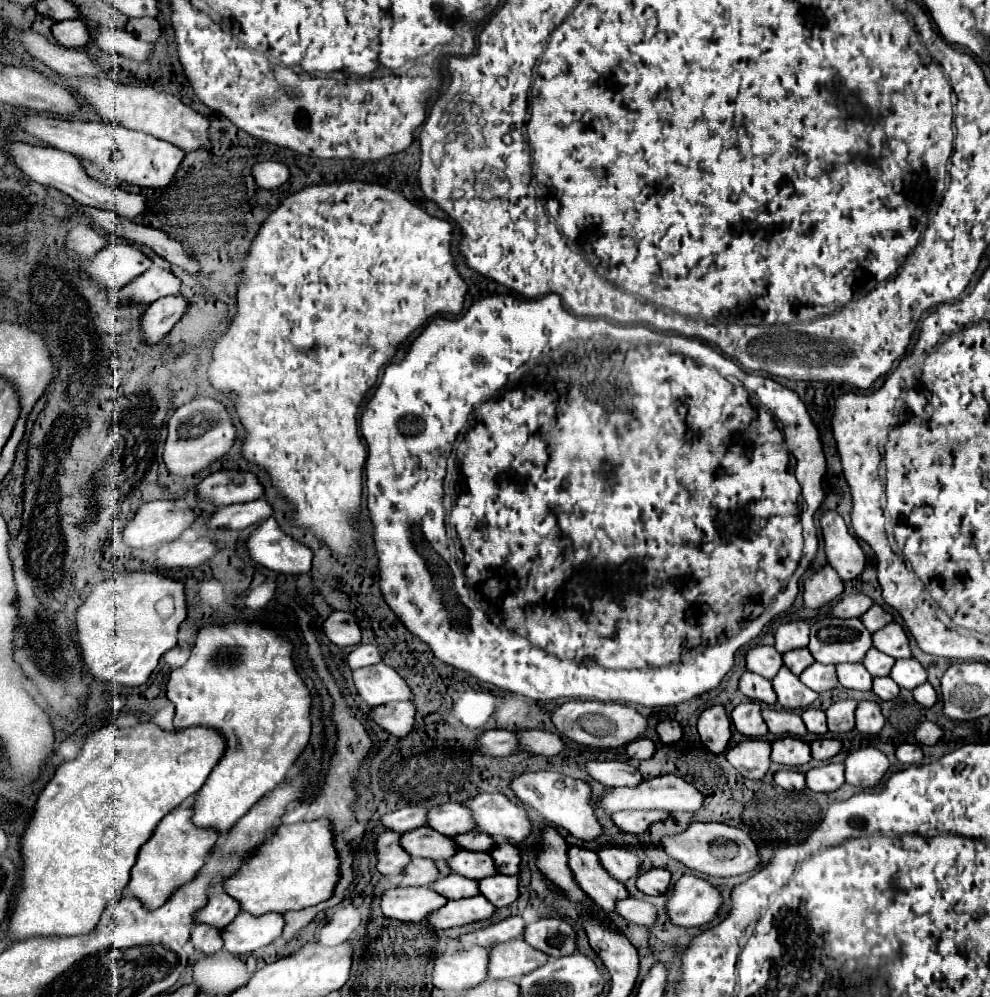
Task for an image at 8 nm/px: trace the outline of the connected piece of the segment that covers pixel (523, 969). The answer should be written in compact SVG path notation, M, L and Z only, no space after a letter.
M512 939L508 943L500 943L488 953L488 979L512 979L516 981L520 975L534 971L544 965L548 955L528 947L524 939Z

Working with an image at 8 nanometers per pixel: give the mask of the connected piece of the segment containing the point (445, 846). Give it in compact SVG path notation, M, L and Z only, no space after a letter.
M416 827L408 833L400 835L400 845L410 857L422 859L450 859L458 847L452 843L450 837L432 831L430 827Z

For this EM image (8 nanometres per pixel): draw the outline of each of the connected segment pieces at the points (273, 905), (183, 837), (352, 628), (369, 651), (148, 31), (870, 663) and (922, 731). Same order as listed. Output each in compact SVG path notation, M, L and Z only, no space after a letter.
M326 819L300 821L294 825L276 827L274 835L254 849L240 869L226 877L220 887L226 895L238 901L240 913L254 917L266 913L300 911L322 903L332 895L332 885L338 879L338 855L334 835Z
M188 805L176 807L158 823L156 831L142 845L138 853L138 861L132 867L128 889L132 897L142 901L146 911L154 911L162 907L178 887L192 881L196 873L202 869L202 865L206 863L206 857L218 839L216 831L200 831L198 827L192 827L190 815L192 809Z
M332 611L322 623L326 637L338 647L354 647L360 643L360 627L350 613Z
M358 645L346 655L346 663L350 669L366 667L366 665L372 665L378 661L380 661L380 653L378 653L376 645Z
M140 17L140 19L128 19L126 31L136 35L140 41L154 43L160 35L160 25L154 17Z
M874 647L864 655L864 661L862 661L862 665L866 667L866 671L872 677L884 677L884 675L888 675L888 671L892 669L892 663L894 663L892 657L884 655L882 651L876 651Z
M922 723L918 725L918 729L914 731L914 739L920 743L920 745L934 745L938 743L942 737L942 729L936 725L936 723Z

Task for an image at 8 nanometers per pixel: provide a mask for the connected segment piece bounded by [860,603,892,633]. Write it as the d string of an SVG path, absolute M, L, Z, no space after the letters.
M872 605L864 615L860 615L860 621L864 623L864 627L868 629L868 631L878 631L880 627L884 627L884 625L888 625L888 623L892 623L892 615L888 613L888 611L884 611L880 605Z

